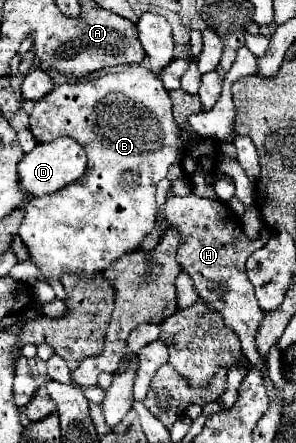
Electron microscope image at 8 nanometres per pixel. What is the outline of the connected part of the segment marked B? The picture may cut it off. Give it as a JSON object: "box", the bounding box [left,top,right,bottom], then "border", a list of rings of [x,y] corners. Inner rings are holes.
{"box":[18,65,184,279],"border":[[[132,65],[128,71],[104,75],[88,83],[62,83],[36,101],[30,115],[30,131],[38,143],[48,143],[56,137],[76,139],[88,153],[88,167],[80,181],[60,189],[60,193],[34,197],[24,203],[26,215],[18,235],[28,247],[32,261],[38,265],[40,279],[48,279],[50,275],[60,277],[62,273],[94,277],[118,257],[136,251],[156,225],[156,183],[168,175],[172,163],[182,159],[184,147],[162,81],[148,69]]]}

